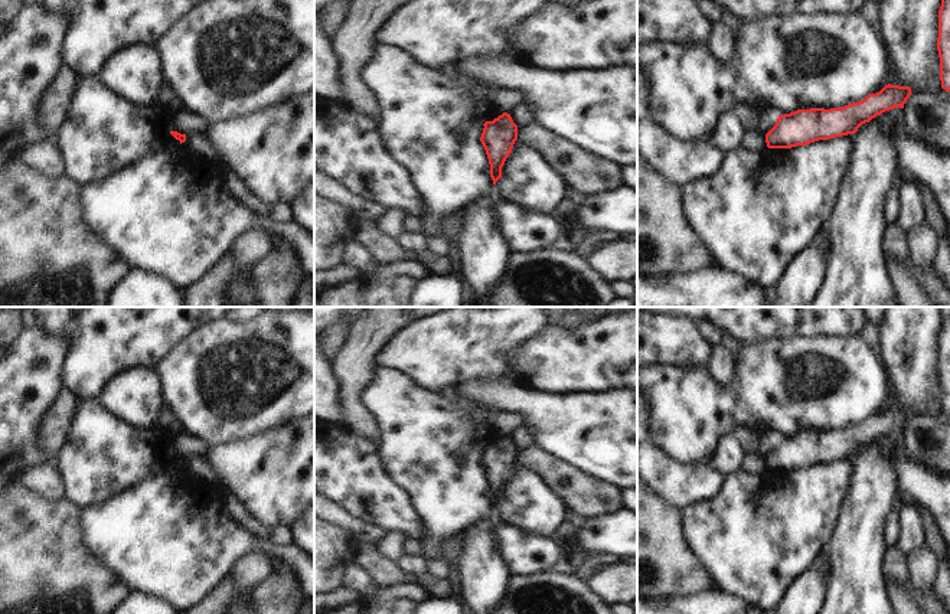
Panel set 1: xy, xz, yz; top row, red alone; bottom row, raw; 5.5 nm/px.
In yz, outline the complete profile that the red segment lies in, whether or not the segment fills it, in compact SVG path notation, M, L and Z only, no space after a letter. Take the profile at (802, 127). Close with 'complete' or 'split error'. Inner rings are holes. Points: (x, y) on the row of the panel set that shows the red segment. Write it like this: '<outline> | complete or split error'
M885 85L859 102L842 108L797 110L778 115L776 125L765 134L768 148L791 148L819 140L855 134L858 128L876 115L904 104L911 95L910 86Z | complete

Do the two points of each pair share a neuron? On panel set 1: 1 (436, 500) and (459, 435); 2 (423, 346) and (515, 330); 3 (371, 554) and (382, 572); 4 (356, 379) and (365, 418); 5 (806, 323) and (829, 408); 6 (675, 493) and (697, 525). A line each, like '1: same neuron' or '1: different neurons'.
1: same neuron
2: same neuron
3: same neuron
4: same neuron
5: different neurons
6: different neurons

